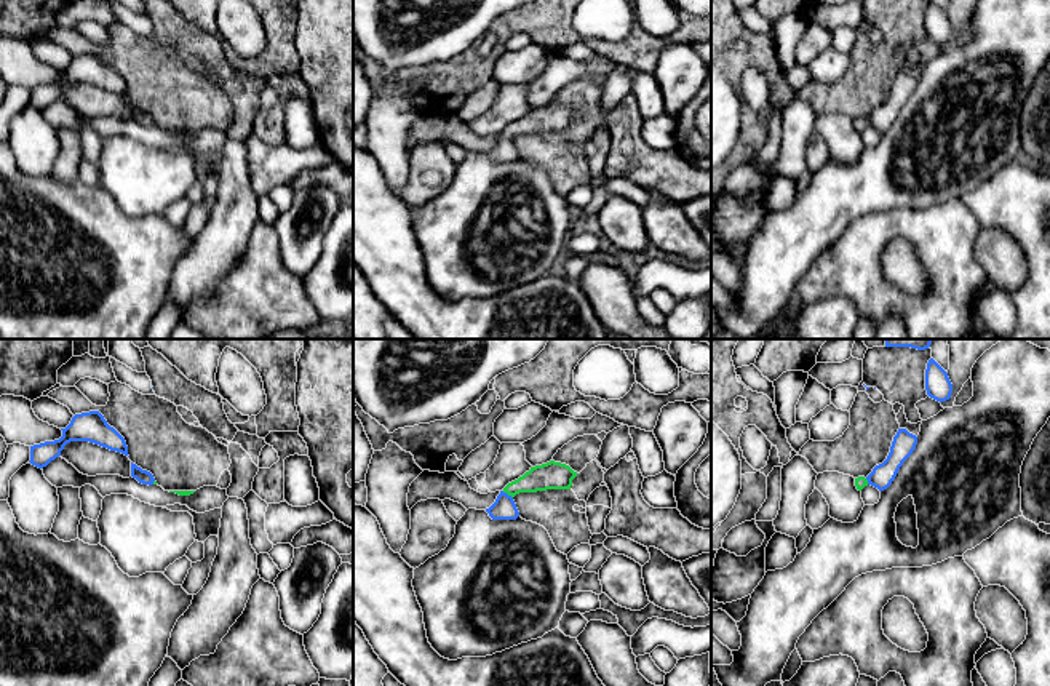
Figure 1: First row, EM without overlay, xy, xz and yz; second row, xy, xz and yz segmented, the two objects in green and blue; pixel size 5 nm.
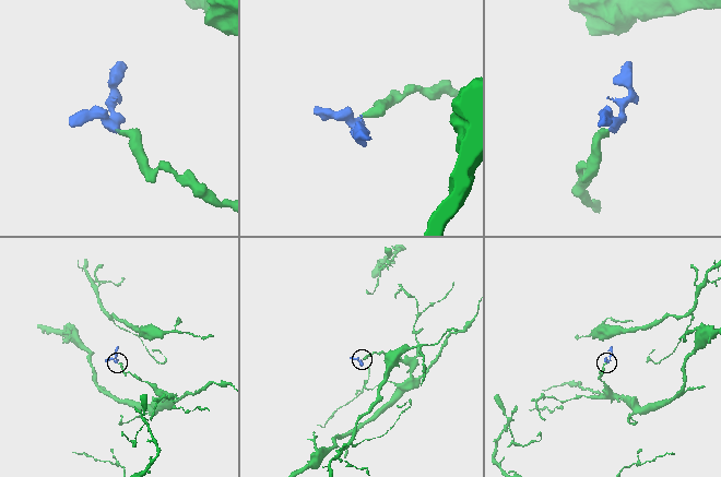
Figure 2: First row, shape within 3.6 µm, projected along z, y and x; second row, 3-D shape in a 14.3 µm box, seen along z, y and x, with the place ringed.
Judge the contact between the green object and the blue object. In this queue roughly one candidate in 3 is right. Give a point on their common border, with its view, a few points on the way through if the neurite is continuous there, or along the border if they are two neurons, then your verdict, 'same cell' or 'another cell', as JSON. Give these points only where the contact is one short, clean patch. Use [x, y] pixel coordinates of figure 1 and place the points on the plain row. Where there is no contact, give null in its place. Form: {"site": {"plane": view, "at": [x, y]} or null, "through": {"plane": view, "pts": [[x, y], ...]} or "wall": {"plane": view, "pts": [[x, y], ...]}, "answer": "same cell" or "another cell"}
{"site": {"plane": "xz", "at": [507, 135]}, "through": {"plane": "xz", "pts": [[553, 117], [518, 127], [507, 135], [504, 149]]}, "answer": "same cell"}

